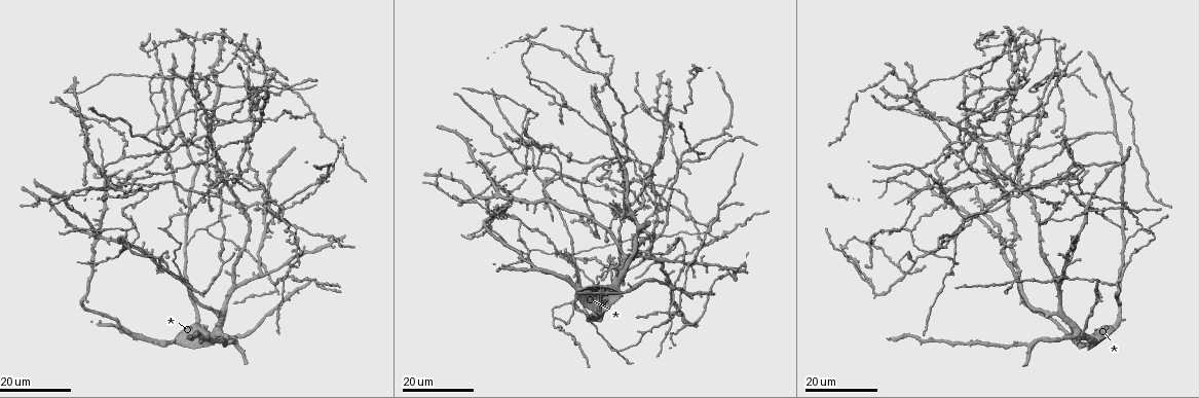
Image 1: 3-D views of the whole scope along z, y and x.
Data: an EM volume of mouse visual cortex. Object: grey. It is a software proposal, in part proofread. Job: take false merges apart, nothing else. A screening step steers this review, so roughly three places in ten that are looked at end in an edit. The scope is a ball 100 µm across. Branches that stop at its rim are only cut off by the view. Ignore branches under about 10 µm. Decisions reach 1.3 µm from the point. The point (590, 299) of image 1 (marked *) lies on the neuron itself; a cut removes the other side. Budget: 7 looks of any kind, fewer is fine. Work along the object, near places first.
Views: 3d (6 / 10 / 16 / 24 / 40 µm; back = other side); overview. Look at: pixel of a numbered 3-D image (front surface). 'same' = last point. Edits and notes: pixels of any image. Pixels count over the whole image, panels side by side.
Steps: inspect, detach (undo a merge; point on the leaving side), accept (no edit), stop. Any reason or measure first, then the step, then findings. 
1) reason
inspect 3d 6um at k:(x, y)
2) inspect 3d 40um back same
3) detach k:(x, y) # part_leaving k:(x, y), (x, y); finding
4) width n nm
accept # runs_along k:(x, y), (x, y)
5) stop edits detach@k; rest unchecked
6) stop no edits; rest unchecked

two arms at a narrow angle
inspect 3d 24um at 1:(611, 267)

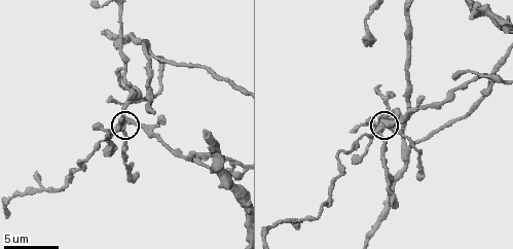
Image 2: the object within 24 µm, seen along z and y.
inspect 3d 6um at 2:(383, 123)

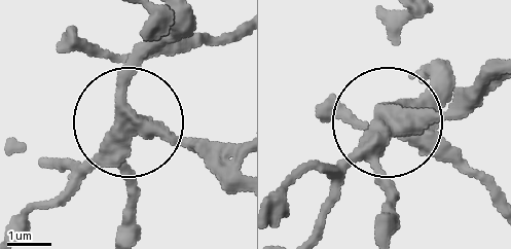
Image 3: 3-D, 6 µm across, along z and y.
from behind
inspect 3d 6um back at 3:(124, 115)

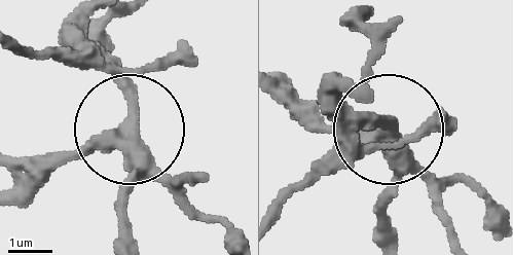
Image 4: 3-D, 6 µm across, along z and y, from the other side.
arms 4
accept # runs_along 4:(23, 202), (78, 157), (130, 135), (185, 190); one neuron here

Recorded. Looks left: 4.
four arms meet
inspect 3d 16um at 1:(576, 274)

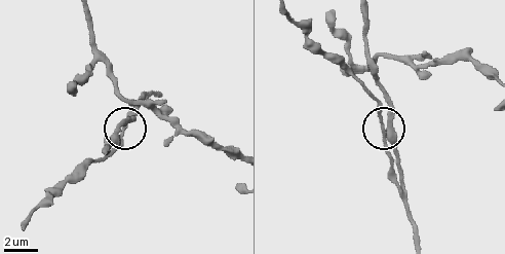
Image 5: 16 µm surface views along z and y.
closer look
inspect 3d 6um at 5:(387, 137)

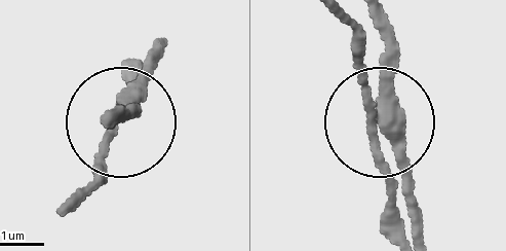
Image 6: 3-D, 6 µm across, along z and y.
inspect 3d 6um back at 6:(375, 118)

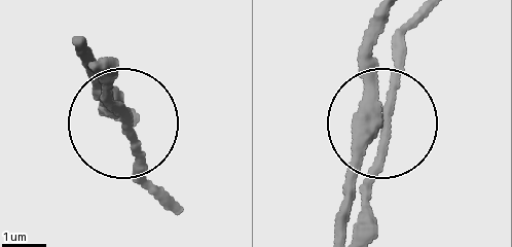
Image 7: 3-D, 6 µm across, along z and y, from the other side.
accept # runs_along 7:(351, 234), (384, 134), (395, 45), (413, 15); one neuron here

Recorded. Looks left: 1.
stop no edits; rest unchecked

